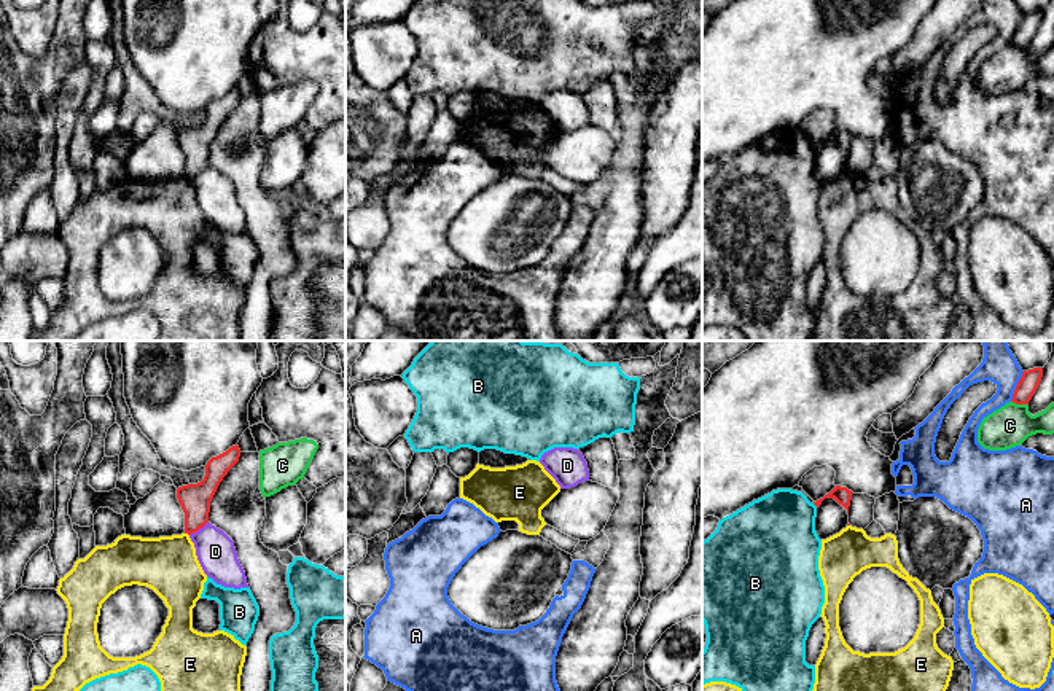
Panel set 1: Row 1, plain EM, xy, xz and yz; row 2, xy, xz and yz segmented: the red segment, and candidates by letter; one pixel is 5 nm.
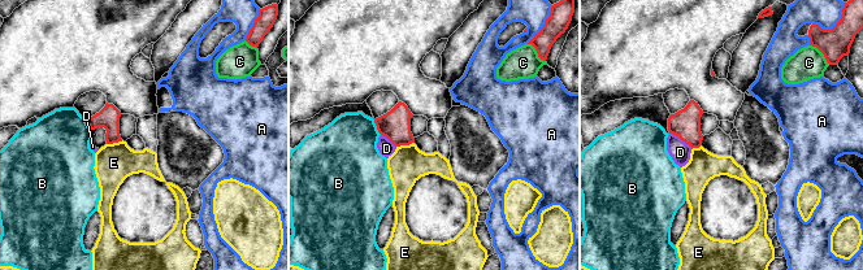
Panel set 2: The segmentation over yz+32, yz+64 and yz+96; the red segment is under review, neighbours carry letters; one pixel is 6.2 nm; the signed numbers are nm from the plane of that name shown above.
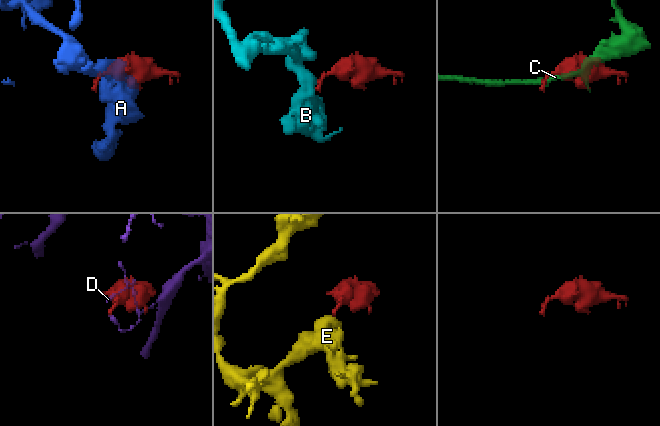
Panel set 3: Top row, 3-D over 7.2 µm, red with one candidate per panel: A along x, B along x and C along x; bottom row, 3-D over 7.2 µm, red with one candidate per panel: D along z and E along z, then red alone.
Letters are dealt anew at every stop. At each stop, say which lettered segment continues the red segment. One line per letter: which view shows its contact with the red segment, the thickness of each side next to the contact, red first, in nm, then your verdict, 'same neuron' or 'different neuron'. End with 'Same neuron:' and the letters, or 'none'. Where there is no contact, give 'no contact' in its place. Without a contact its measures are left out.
A: contact in yz; calibres 100 and 160 nm; different neuron
B: contact in yz; calibres 90 and 400 nm; different neuron
C: contact in yz; calibres 100 and 200 nm; different neuron
D: contact in xy; calibres 160 and 200 nm; different neuron
E: contact in xy; calibres 160 and 300 nm; different neuron
Same neuron: none

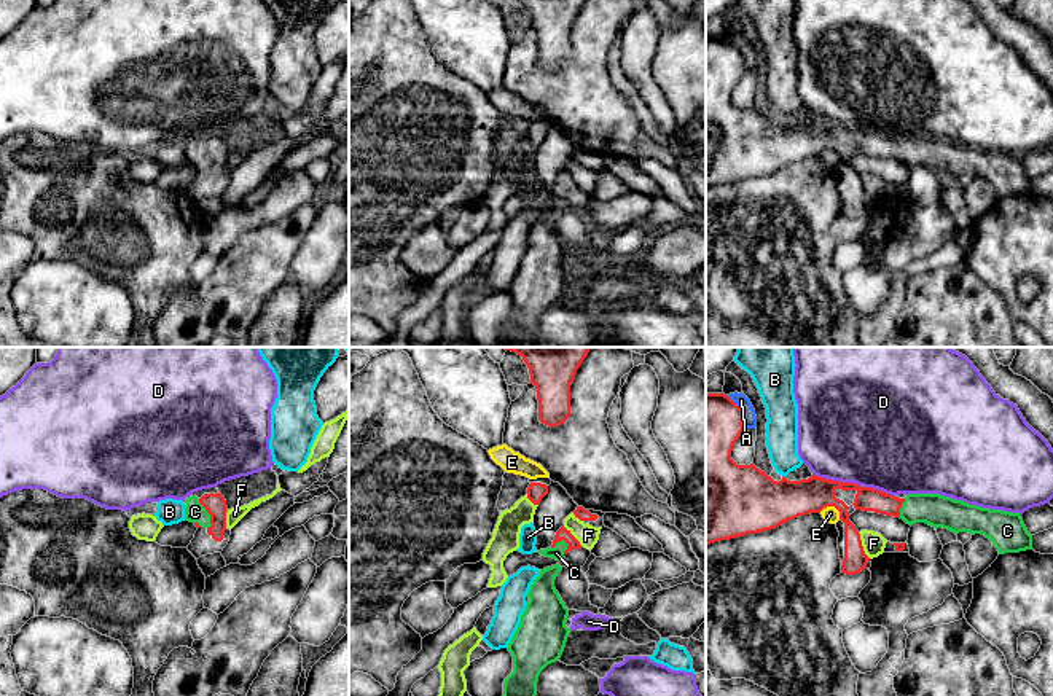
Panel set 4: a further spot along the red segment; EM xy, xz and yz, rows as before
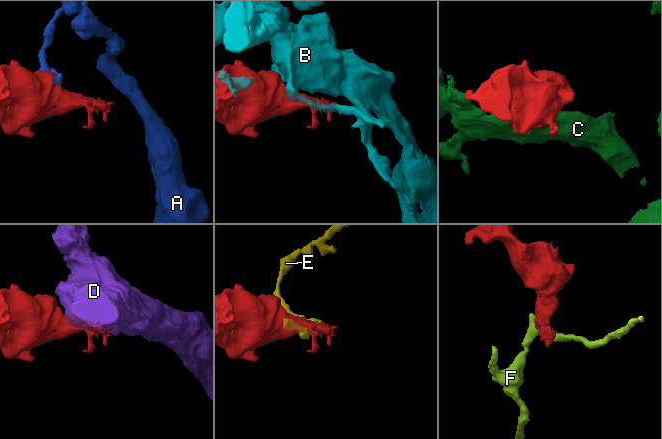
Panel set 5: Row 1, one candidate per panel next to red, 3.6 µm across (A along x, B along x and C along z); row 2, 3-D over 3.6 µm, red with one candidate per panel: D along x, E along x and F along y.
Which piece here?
A: contact in yz; calibres 340 and 70 nm; different neuron
B: contact in yz; calibres 360 and 160 nm; different neuron
C: contact in xy; calibres 110 and 100 nm; same neuron
D: contact in yz; calibres 190 and 480 nm; different neuron
E: contact in yz; calibres 220 and 80 nm; different neuron
F: contact in yz; calibres 130 and 120 nm; different neuron
Same neuron: C

